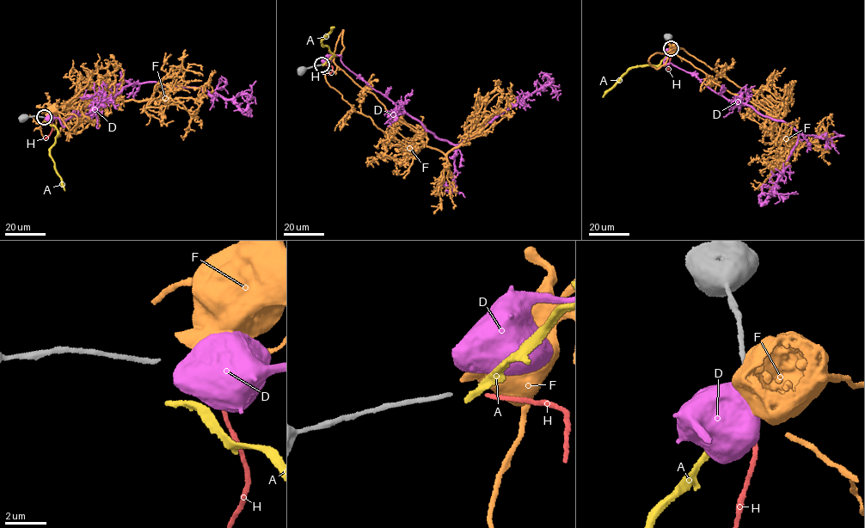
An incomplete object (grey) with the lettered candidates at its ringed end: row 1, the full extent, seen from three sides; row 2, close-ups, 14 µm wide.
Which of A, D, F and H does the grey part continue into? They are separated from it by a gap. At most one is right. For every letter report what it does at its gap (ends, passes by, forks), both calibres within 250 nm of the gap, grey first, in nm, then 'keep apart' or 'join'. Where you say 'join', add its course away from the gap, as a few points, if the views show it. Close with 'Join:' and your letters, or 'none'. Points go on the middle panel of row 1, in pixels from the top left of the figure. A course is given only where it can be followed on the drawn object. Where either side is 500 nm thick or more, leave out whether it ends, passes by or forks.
A: it ends; calibres 200 and 280 nm; keep apart
D: calibres 200 and 800 nm; keep apart
F: calibres 200 and 500 nm; keep apart
H: it ends; calibres 200 and 190 nm; join; course (324, 64), (333, 68), (328, 75)
Join: H

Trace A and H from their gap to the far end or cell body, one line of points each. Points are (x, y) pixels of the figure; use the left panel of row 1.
A: (44, 120), (57, 130), (50, 154), (64, 190)
H: (46, 118), (52, 131), (44, 138)

